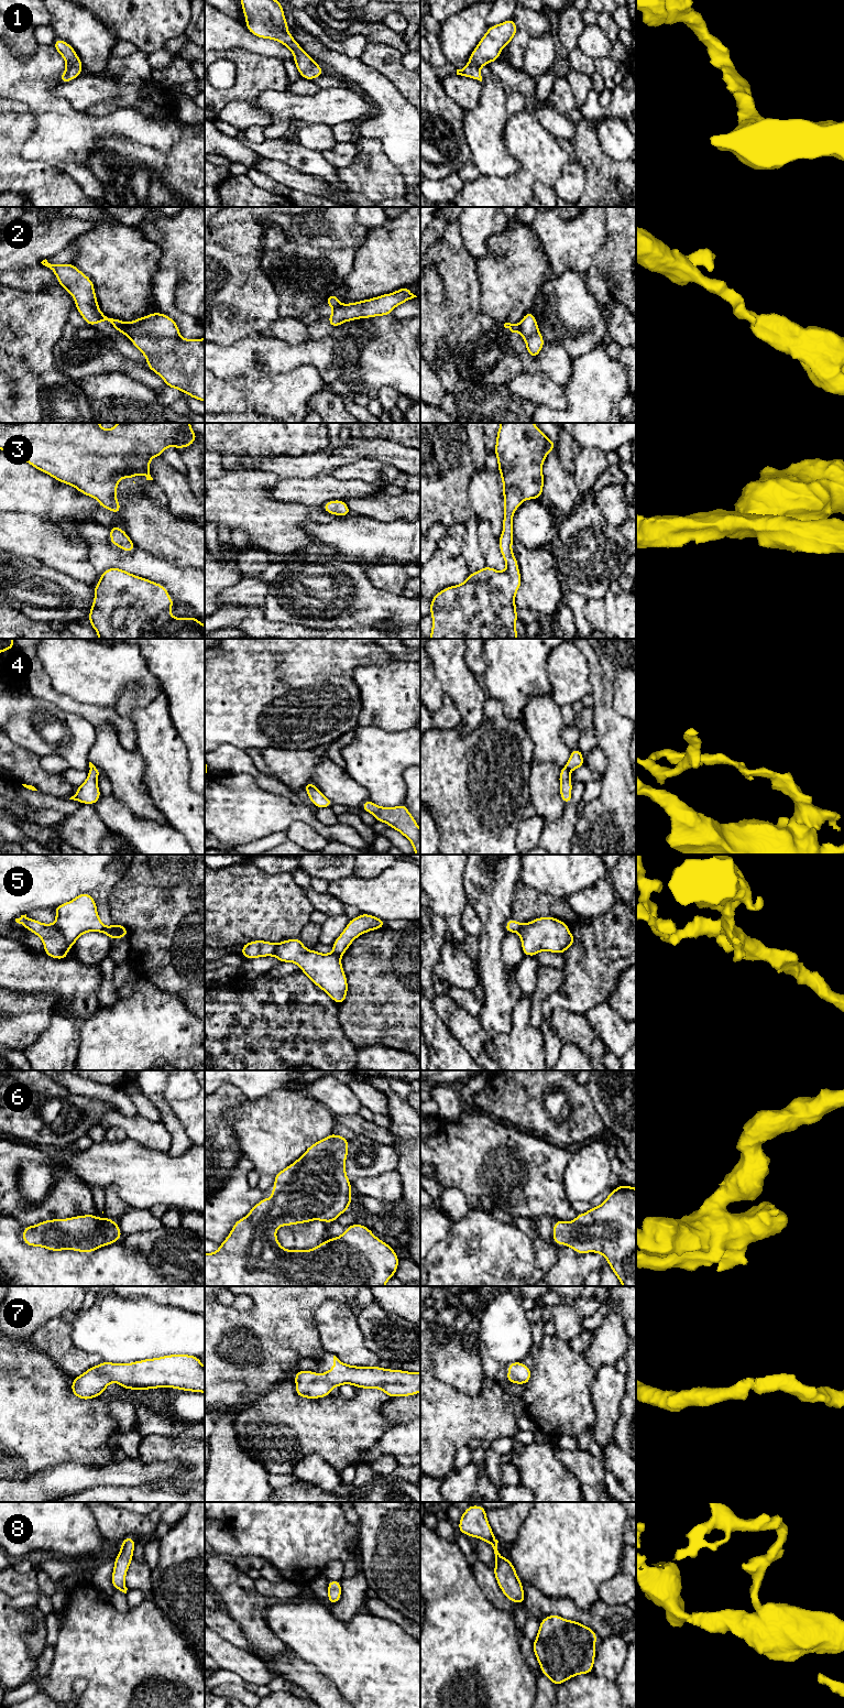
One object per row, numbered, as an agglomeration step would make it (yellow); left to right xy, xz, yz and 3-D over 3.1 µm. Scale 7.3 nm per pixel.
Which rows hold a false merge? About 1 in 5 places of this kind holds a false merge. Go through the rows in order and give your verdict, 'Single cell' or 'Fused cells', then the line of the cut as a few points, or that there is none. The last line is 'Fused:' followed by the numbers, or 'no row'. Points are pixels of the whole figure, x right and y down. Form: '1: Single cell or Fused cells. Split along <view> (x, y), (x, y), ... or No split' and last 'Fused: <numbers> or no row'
1: Single cell. No split
2: Fused cells. Split along xy (112, 321), (121, 333)
3: Single cell. No split
4: Fused cells. Split along yz (565, 767), (569, 770)
5: Fused cells. Split along xz (333, 952), (340, 955)
6: Single cell. No split
7: Single cell. No split
8: Single cell. No split
Fused: 2, 4, 5

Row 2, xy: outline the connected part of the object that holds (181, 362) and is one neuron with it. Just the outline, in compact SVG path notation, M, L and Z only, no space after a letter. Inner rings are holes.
M154 312L129 324L110 316L106 318L108 322L113 322L121 334L127 335L147 358L149 369L157 373L165 381L166 387L180 390L190 398L205 402L205 338L182 338L175 320L162 313Z

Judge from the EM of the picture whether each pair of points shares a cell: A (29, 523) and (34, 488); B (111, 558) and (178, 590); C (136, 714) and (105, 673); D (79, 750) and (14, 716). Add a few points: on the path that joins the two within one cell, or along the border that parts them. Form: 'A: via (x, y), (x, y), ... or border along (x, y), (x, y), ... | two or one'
A: border along (11, 511), (34, 513), (52, 522) | two
B: via (128, 562), (145, 564), (162, 574) | one
C: border along (146, 704), (128, 686), (112, 707) | two
D: via (63, 748), (46, 748), (31, 732) | one

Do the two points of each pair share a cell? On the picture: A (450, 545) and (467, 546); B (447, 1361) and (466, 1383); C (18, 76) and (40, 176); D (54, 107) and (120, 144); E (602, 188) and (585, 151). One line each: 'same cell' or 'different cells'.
A: different cells
B: same cell
C: different cells
D: different cells
E: same cell

